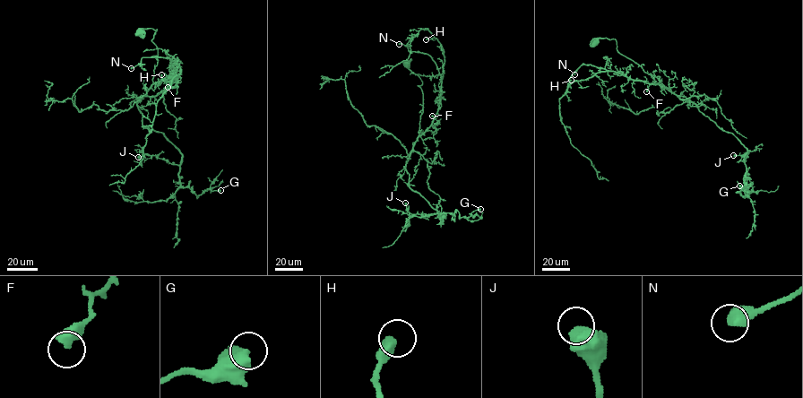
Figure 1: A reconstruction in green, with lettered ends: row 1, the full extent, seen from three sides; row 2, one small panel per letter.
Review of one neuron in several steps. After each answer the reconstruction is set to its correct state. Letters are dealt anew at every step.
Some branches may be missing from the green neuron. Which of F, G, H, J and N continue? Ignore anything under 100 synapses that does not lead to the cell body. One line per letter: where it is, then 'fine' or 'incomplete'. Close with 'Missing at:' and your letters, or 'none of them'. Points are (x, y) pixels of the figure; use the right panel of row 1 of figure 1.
F: (646, 91) | fine
G: (739, 186) | fine
H: (571, 80) | fine
J: (733, 155) | fine
N: (574, 74) | fine
Missing at: none of them

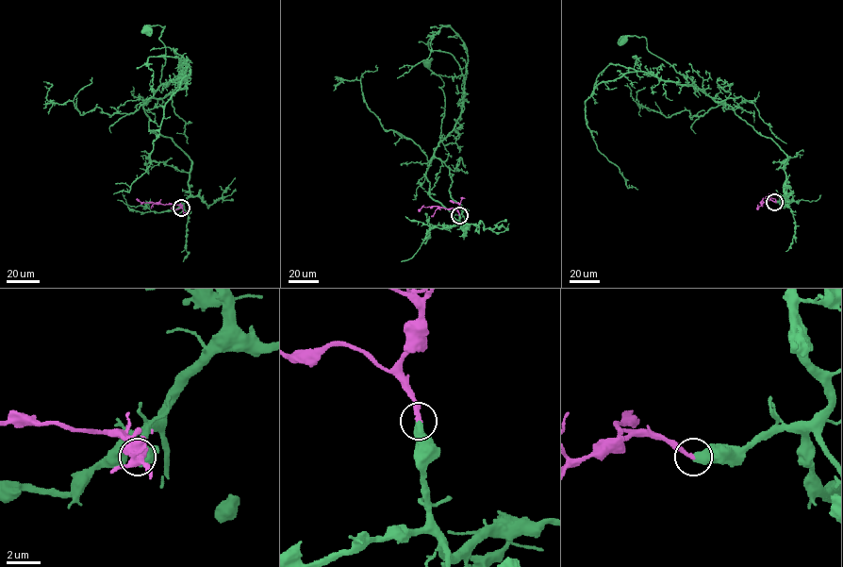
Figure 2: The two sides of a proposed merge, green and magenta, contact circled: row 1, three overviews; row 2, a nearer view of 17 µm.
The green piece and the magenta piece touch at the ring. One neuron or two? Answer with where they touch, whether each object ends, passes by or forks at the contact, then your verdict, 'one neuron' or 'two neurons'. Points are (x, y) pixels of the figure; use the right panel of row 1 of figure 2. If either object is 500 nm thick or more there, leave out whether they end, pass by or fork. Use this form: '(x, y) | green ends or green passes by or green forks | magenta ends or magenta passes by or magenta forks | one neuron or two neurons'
(774, 202) | one neuron

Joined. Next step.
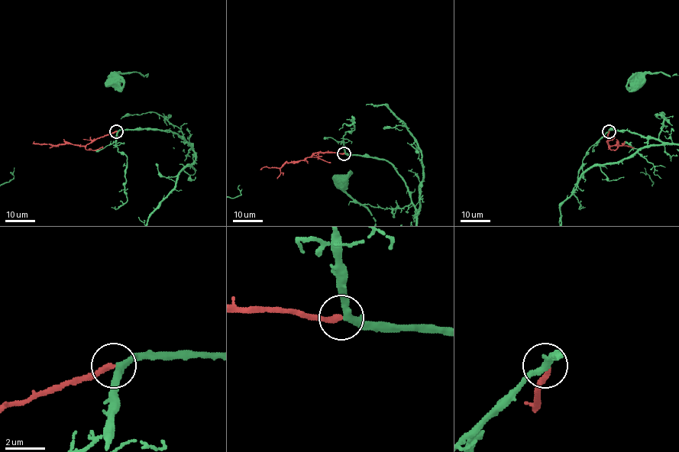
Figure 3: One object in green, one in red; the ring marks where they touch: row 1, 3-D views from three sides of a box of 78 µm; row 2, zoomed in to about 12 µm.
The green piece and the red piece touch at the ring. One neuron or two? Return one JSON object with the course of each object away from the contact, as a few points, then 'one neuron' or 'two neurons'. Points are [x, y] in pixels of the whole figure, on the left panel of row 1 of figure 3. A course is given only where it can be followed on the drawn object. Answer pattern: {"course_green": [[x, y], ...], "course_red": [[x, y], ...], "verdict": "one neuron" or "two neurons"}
{"course_red": [[116, 131], [94, 140], [85, 145], [68, 143], [53, 145], [36, 143], [33, 141]], "verdict": "one neuron"}

